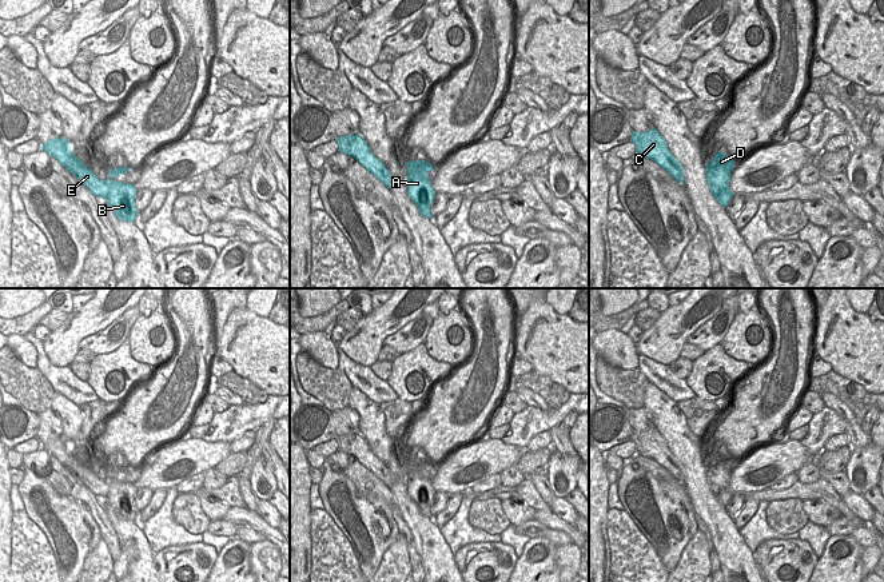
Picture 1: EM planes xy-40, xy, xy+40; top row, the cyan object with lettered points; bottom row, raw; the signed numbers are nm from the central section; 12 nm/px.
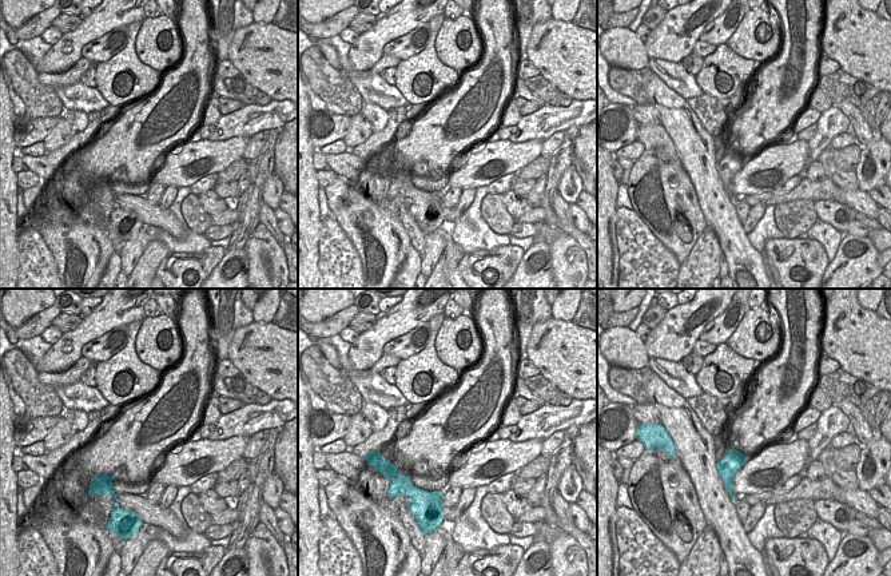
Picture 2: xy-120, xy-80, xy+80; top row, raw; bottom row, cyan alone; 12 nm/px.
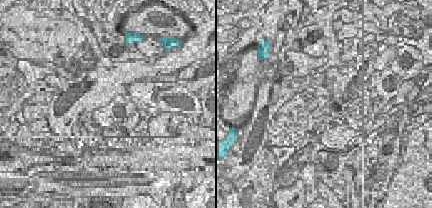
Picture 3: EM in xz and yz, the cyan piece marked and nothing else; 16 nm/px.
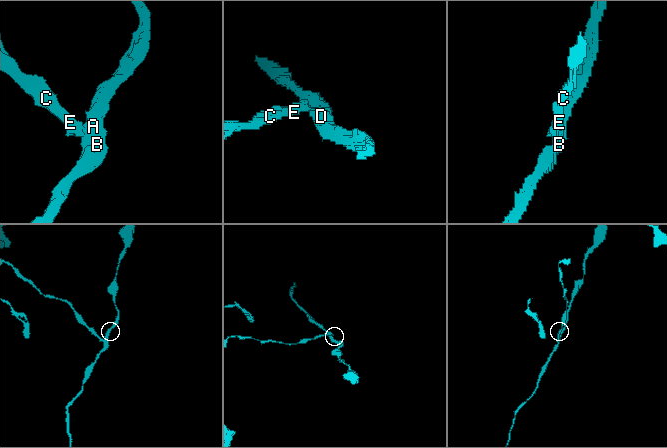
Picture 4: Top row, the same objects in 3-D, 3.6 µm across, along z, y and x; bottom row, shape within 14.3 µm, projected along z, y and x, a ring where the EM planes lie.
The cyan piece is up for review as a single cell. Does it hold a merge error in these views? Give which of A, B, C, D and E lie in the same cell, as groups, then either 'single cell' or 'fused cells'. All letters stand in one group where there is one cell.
A B D E / C; fused cells

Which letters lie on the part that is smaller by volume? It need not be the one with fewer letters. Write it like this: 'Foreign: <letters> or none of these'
Foreign: C

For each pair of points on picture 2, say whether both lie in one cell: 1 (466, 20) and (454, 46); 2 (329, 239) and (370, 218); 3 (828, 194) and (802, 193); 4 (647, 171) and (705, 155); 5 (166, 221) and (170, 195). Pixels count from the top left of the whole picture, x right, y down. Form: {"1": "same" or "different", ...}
{"1": "same", "2": "different", "3": "same", "4": "different", "5": "different"}

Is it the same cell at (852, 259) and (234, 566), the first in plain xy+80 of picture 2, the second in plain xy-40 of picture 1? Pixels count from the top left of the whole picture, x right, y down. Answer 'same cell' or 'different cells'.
same cell

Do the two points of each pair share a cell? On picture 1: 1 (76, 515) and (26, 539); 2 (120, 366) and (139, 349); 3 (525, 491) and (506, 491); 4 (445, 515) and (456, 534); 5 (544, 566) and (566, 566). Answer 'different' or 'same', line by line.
1: different
2: different
3: same
4: different
5: different

